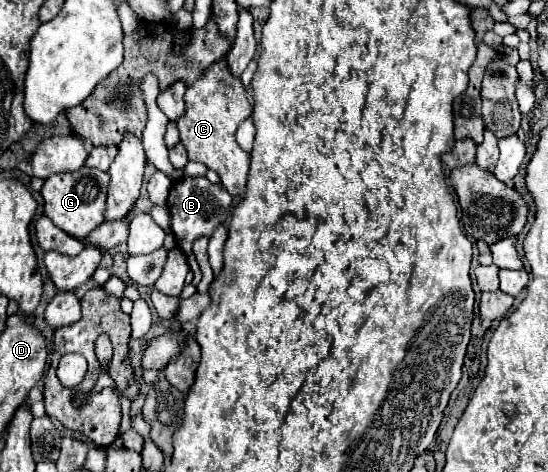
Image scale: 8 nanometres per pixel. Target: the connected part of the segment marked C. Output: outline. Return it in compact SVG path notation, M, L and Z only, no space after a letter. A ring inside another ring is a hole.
M219 60L209 66L207 72L193 86L187 88L185 102L187 112L179 118L177 126L181 134L181 144L185 146L189 160L201 162L209 170L215 170L219 174L221 186L231 196L243 196L249 172L249 154L237 144L235 132L237 126L251 114L251 104L245 98L245 88L241 86L241 80L231 76L225 60Z

